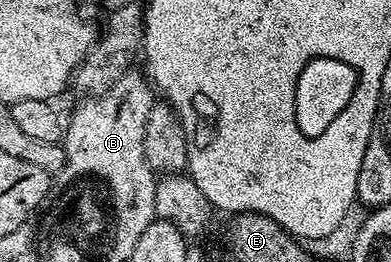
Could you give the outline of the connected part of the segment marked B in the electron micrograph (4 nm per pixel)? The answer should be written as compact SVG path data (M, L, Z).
M135 71L124 72L123 76L113 82L113 86L109 90L105 90L97 97L84 99L84 104L77 105L71 120L69 116L66 121L61 141L63 149L70 153L74 170L77 172L99 172L99 175L105 176L111 182L111 187L115 190L123 190L125 192L123 196L131 196L131 202L125 202L125 204L131 204L131 208L133 208L133 192L135 192L133 215L135 225L131 228L128 227L125 233L126 239L131 242L139 240L144 227L149 226L157 219L155 214L155 181L157 176L151 171L145 158L145 122L149 118L149 110L153 103L153 88L142 71Z

